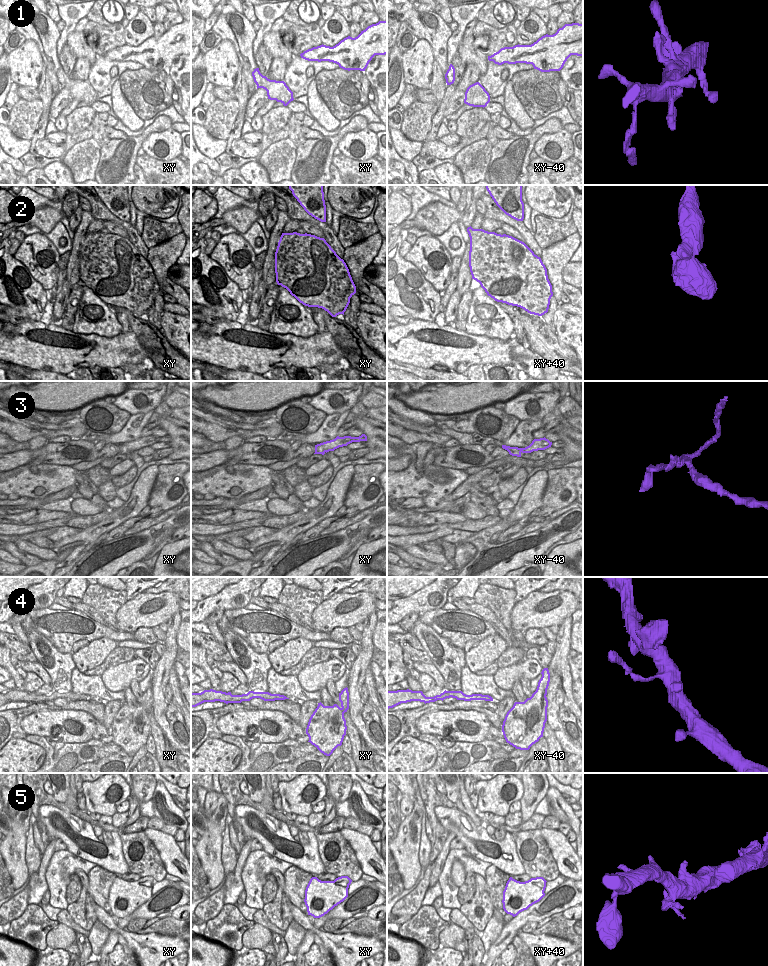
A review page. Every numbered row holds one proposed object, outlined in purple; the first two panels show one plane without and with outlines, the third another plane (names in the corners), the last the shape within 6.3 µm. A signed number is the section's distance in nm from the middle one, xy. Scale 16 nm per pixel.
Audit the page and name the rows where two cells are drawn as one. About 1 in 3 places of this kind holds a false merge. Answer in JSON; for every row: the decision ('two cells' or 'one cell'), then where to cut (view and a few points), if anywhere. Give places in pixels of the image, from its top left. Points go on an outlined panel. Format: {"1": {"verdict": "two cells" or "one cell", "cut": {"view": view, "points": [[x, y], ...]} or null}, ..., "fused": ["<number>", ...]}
{"1": {"verdict": "one cell", "cut": null}, "2": {"verdict": "one cell", "cut": null}, "3": {"verdict": "two cells", "cut": {"view": "xy", "points": [[351, 437], [355, 441]]}}, "4": {"verdict": "one cell", "cut": null}, "5": {"verdict": "one cell", "cut": null}, "fused": ["3"]}

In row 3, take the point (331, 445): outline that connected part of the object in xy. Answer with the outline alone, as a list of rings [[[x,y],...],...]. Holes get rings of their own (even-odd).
[[[337,436],[335,439],[326,441],[320,444],[315,445],[315,453],[314,454],[322,454],[329,451],[334,451],[335,449],[343,446],[347,446],[348,444],[355,442],[351,436],[339,437]]]

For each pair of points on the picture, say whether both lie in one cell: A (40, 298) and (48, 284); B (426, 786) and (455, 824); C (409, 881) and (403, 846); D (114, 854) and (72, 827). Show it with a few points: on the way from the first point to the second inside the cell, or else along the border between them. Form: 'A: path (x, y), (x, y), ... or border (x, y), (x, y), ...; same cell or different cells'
A: border (30, 272), (48, 293); different cells
B: border (437, 805), (434, 809), (434, 814), (445, 828); different cells
C: path (409, 872), (405, 855); same cell
D: path (100, 858), (81, 850), (73, 841); same cell

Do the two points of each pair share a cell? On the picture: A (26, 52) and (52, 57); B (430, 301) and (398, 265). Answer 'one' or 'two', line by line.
A: two
B: one

